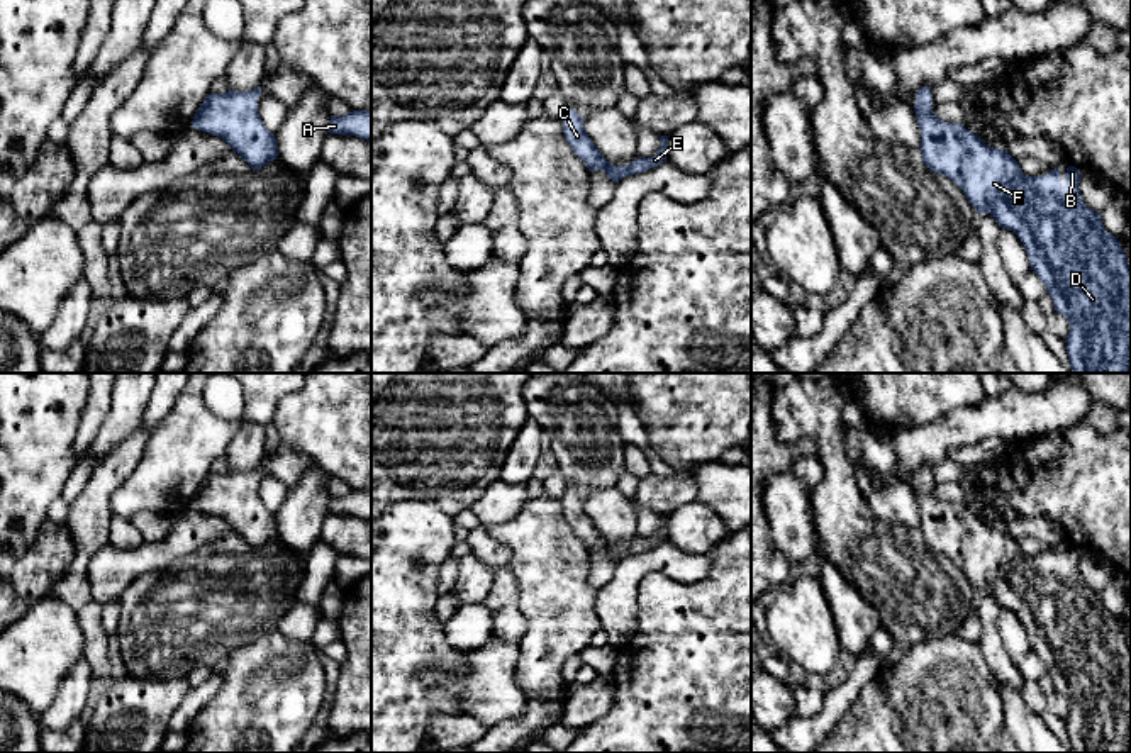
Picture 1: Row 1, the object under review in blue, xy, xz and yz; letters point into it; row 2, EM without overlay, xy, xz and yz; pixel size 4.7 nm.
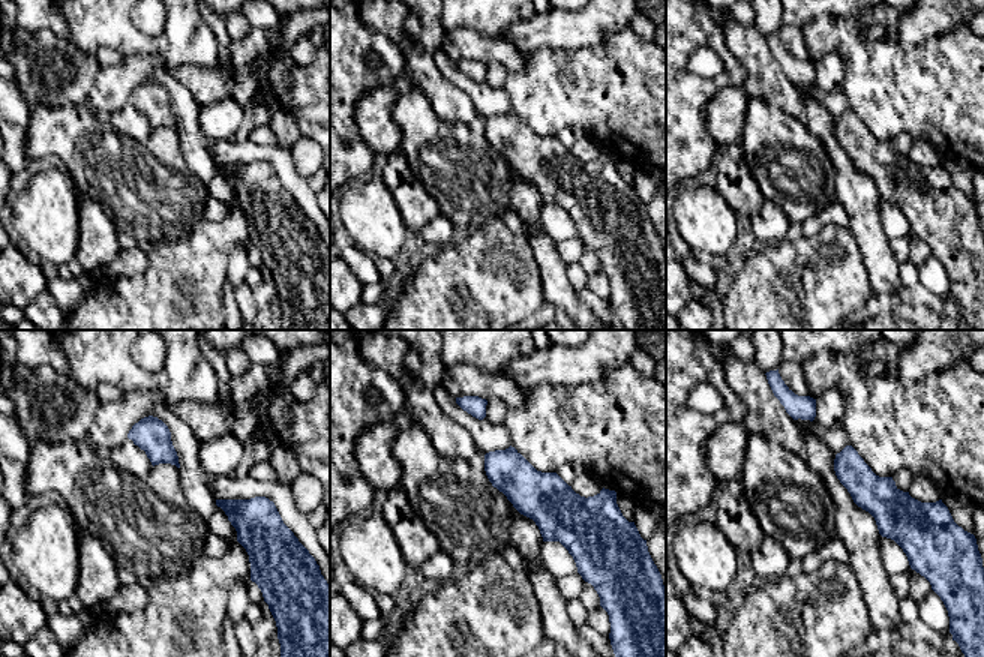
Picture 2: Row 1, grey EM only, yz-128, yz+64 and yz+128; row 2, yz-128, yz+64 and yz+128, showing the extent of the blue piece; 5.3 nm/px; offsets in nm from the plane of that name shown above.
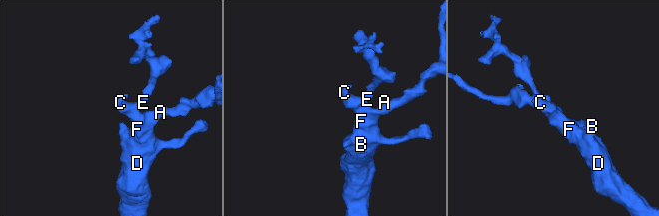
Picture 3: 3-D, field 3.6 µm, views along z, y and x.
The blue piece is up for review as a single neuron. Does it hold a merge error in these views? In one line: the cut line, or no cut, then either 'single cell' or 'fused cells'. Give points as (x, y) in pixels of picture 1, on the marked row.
no cut; single cell

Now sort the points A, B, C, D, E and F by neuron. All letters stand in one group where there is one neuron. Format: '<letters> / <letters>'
A B C D E F

